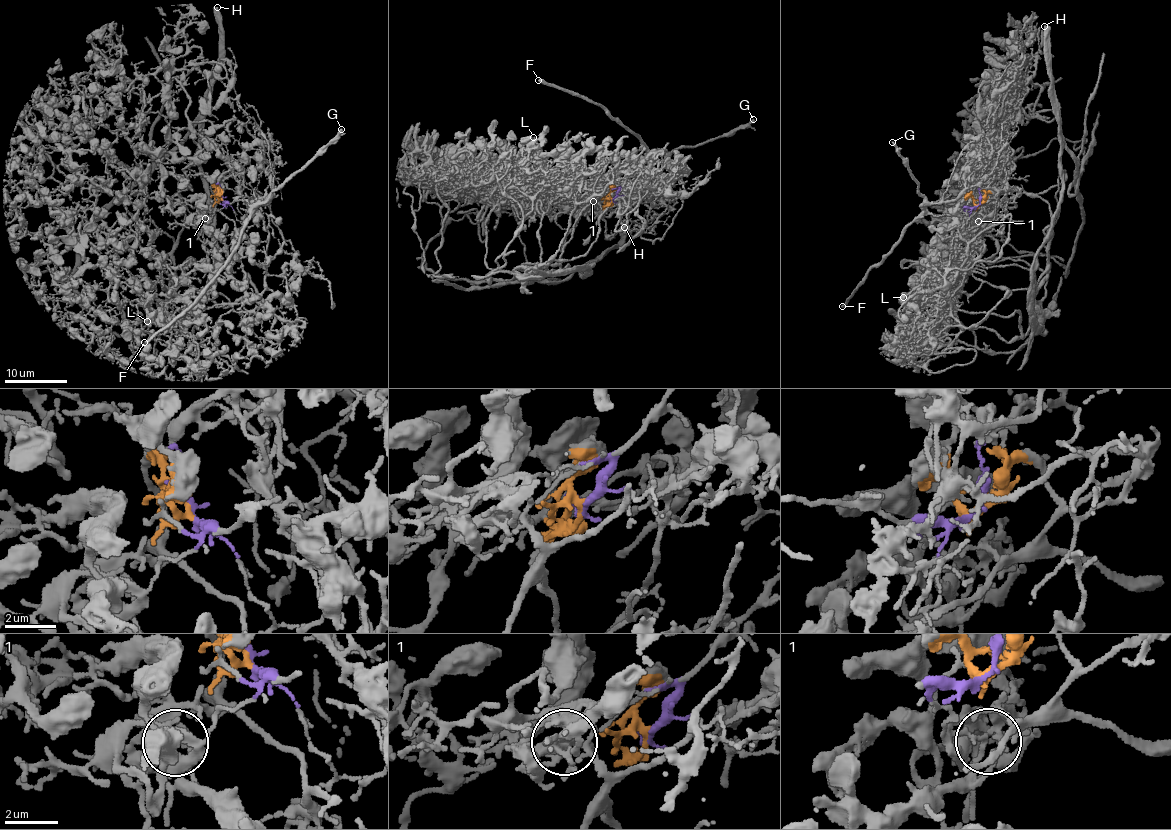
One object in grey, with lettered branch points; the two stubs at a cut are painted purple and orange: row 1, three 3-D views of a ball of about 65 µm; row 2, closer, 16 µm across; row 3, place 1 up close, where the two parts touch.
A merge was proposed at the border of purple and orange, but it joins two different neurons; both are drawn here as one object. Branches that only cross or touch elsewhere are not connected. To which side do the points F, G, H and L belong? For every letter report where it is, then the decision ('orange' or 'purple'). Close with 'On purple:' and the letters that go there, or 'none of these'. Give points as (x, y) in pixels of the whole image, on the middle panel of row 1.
F: at (538, 80); purple
G: at (753, 119); purple
H: at (624, 227); orange
L: at (533, 137); orange
On purple: F, G

